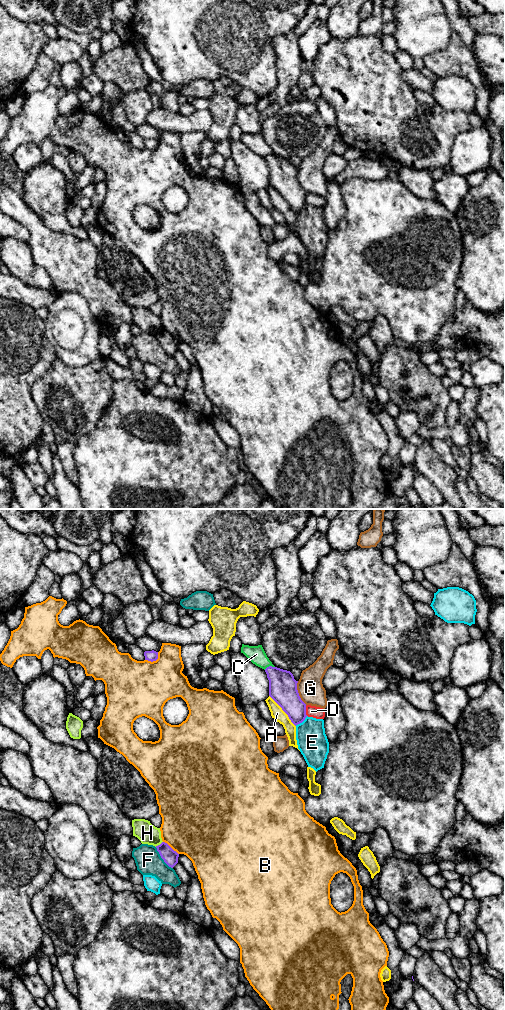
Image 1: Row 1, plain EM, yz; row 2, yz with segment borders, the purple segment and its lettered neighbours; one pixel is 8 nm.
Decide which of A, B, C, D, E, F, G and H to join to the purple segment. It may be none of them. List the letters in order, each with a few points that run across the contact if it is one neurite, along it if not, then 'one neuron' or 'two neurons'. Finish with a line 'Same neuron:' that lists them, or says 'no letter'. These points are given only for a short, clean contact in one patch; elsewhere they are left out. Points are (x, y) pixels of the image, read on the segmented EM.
A: two neurons
B: two neurons
C: two neurons
D: line yz (305, 706), (305, 713), (307, 715); two neurons
E: two neurons
F: two neurons
G: two neurons
H: line yz (162, 841), (155, 846); two neurons
Same neuron: no letter

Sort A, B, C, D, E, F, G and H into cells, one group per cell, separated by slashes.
A / B / C / D / E / F / G / H

